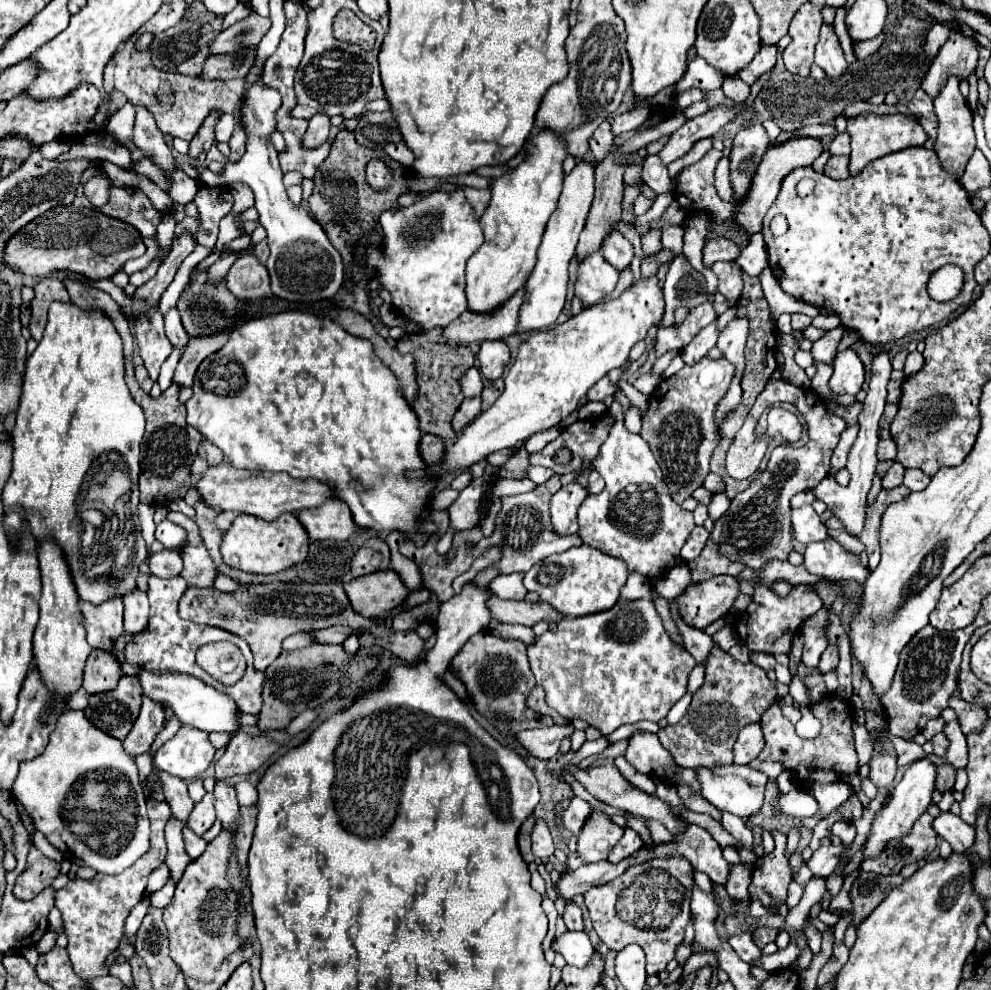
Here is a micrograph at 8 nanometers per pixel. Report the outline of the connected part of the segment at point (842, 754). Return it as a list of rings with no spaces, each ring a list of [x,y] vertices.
[[[829,692],[823,696],[821,702],[811,706],[811,712],[817,718],[825,718],[823,732],[815,740],[803,740],[797,736],[795,726],[779,712],[779,706],[773,704],[761,718],[761,728],[765,734],[765,748],[757,756],[757,760],[771,760],[779,762],[785,770],[795,772],[799,782],[807,782],[801,786],[811,786],[815,782],[819,784],[831,784],[839,780],[847,780],[851,774],[859,774],[859,758],[855,750],[853,740],[853,706],[849,708],[849,702],[835,692]]]

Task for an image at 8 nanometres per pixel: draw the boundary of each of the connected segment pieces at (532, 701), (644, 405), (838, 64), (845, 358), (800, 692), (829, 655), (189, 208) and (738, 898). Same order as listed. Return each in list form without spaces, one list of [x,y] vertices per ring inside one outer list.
[[[535,686],[535,688],[529,692],[529,696],[527,696],[527,706],[529,706],[531,710],[535,710],[537,714],[551,716],[551,718],[555,720],[555,724],[565,724],[565,718],[545,704],[545,692],[541,690],[541,686]]]
[[[623,378],[620,379],[619,386],[623,388],[623,392],[625,392],[625,396],[629,398],[631,406],[635,406],[635,408],[639,410],[639,416],[641,416],[641,418],[647,416],[647,410],[649,410],[649,396],[641,394],[639,390],[635,390],[635,388],[633,388],[629,382],[625,382]]]
[[[833,24],[821,26],[821,36],[819,36],[819,42],[815,48],[815,64],[821,66],[833,78],[841,76],[847,68],[847,60],[841,50],[841,44],[839,44]]]
[[[847,348],[843,352],[837,354],[835,364],[833,364],[835,372],[829,380],[829,386],[833,390],[833,394],[851,394],[855,396],[863,384],[865,384],[865,366],[861,362],[861,358],[857,356],[855,350]]]
[[[792,675],[792,680],[789,684],[789,694],[794,698],[794,702],[801,706],[808,704],[808,690],[798,675]]]
[[[829,644],[829,646],[827,646],[827,650],[821,654],[819,668],[821,668],[821,672],[825,674],[825,672],[833,670],[833,668],[837,666],[837,662],[839,662],[839,656],[837,656],[837,646],[835,646],[835,644]]]
[[[189,202],[189,204],[185,204],[185,218],[177,224],[177,228],[175,228],[175,236],[177,234],[181,234],[183,230],[189,230],[191,234],[195,234],[197,232],[197,226],[199,226],[199,220],[197,220],[197,208],[193,206],[193,202]]]
[[[731,864],[729,882],[725,882],[725,890],[733,902],[749,902],[749,874],[753,868],[745,864]]]

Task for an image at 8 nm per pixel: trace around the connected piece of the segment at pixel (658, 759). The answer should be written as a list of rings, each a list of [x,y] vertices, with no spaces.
[[[637,732],[629,740],[629,748],[625,754],[627,762],[641,774],[657,778],[659,782],[669,784],[687,784],[695,794],[701,792],[697,782],[697,772],[691,768],[677,766],[673,762],[673,756],[669,756],[669,750],[665,750],[657,738],[657,734],[651,732]]]

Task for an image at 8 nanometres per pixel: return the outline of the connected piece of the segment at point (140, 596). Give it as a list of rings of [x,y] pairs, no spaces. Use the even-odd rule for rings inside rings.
[[[135,588],[129,594],[125,594],[123,604],[125,604],[125,632],[137,634],[137,632],[145,630],[145,626],[149,622],[147,594],[141,592],[139,588]]]

